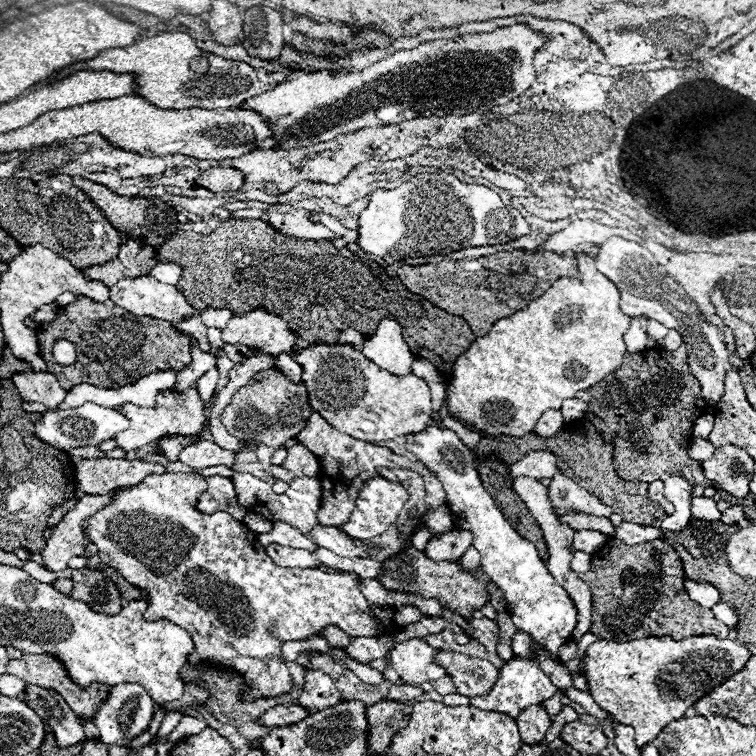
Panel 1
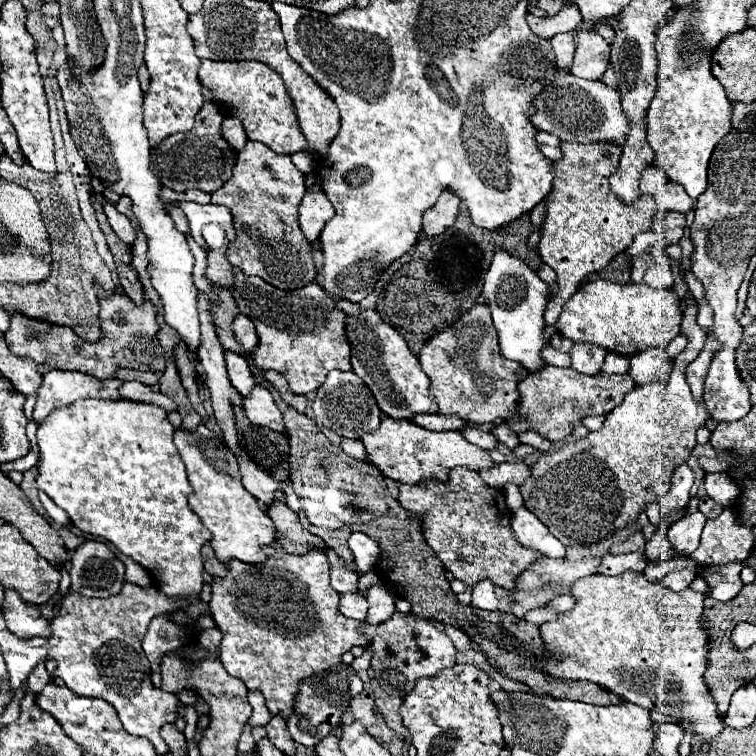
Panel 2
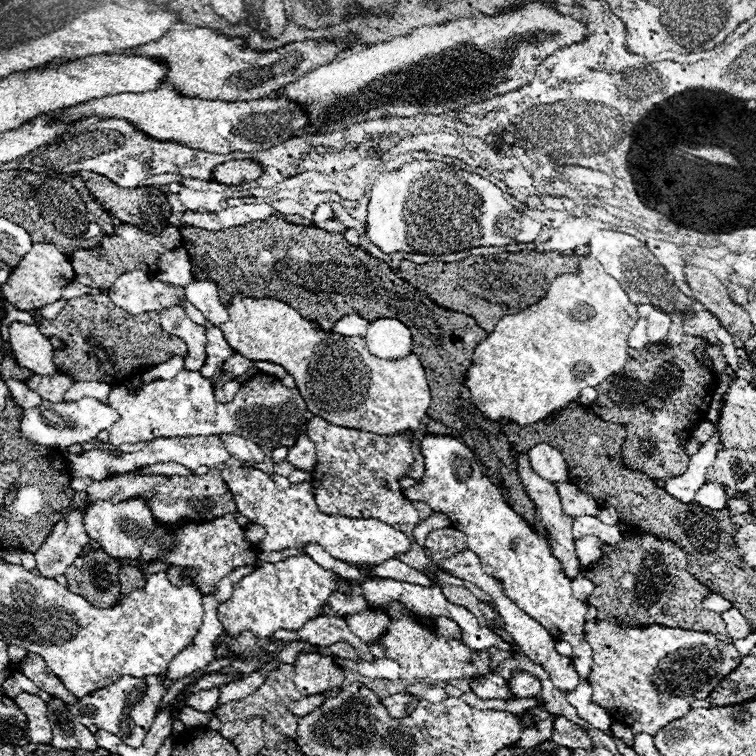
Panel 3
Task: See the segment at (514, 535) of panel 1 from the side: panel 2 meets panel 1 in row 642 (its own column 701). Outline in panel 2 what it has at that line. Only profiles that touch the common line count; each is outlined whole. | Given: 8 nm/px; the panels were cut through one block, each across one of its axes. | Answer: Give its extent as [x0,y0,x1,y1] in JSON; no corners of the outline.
[692,508,754,566]

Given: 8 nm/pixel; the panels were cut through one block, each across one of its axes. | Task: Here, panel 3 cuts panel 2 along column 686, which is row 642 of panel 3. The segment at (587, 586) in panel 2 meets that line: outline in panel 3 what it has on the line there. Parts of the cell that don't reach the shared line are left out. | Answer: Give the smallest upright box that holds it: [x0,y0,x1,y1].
[586,622,742,734]

